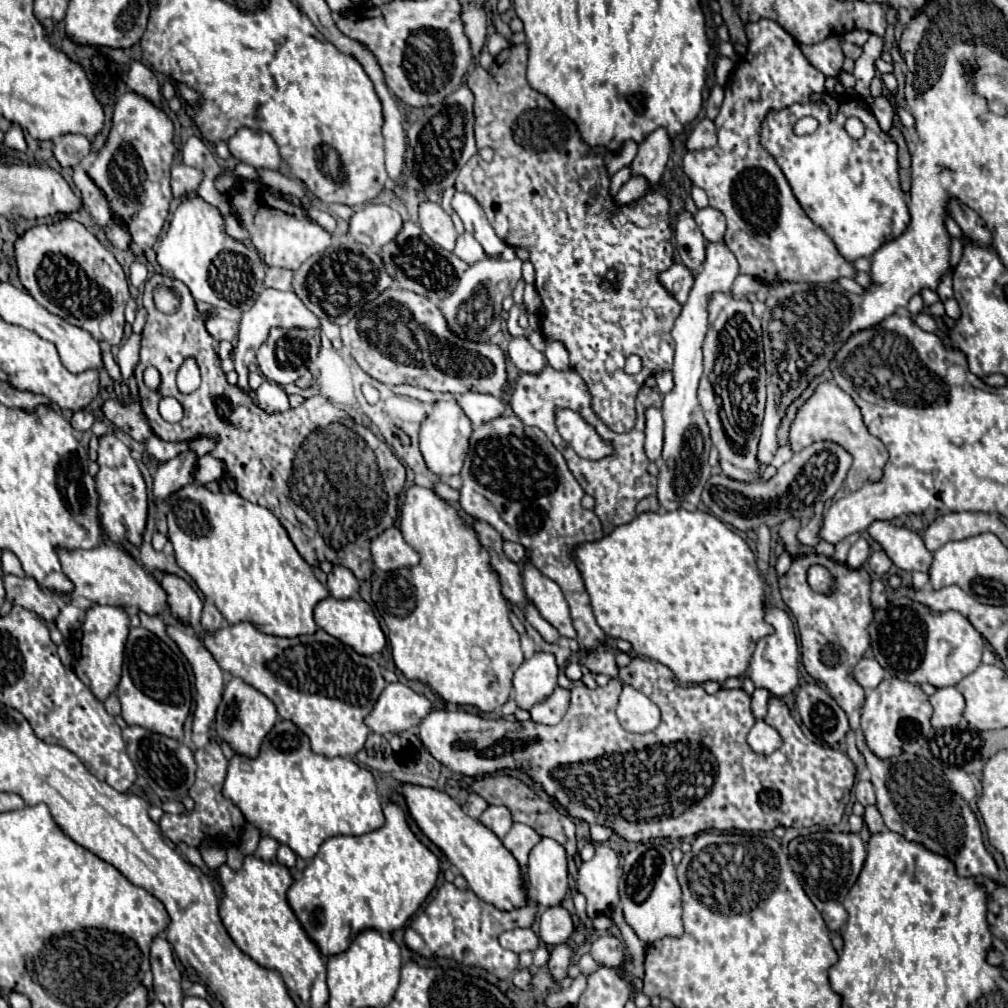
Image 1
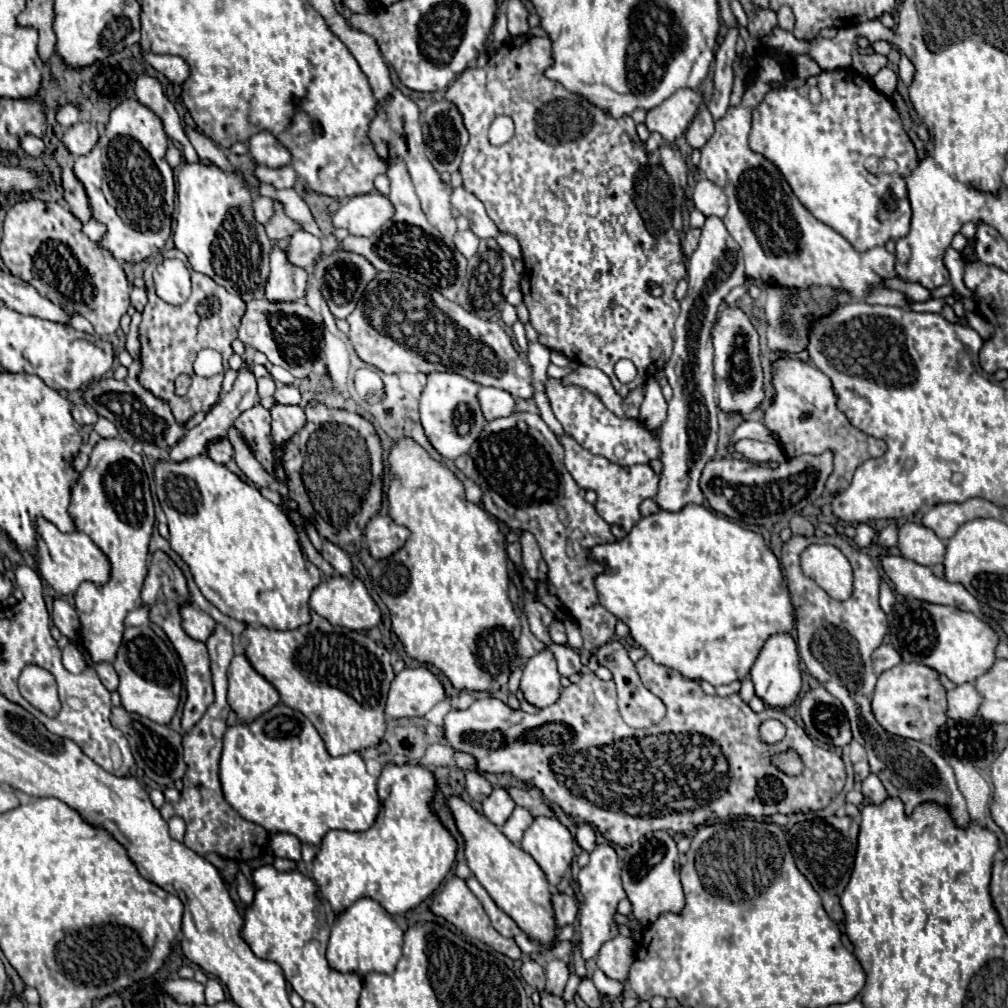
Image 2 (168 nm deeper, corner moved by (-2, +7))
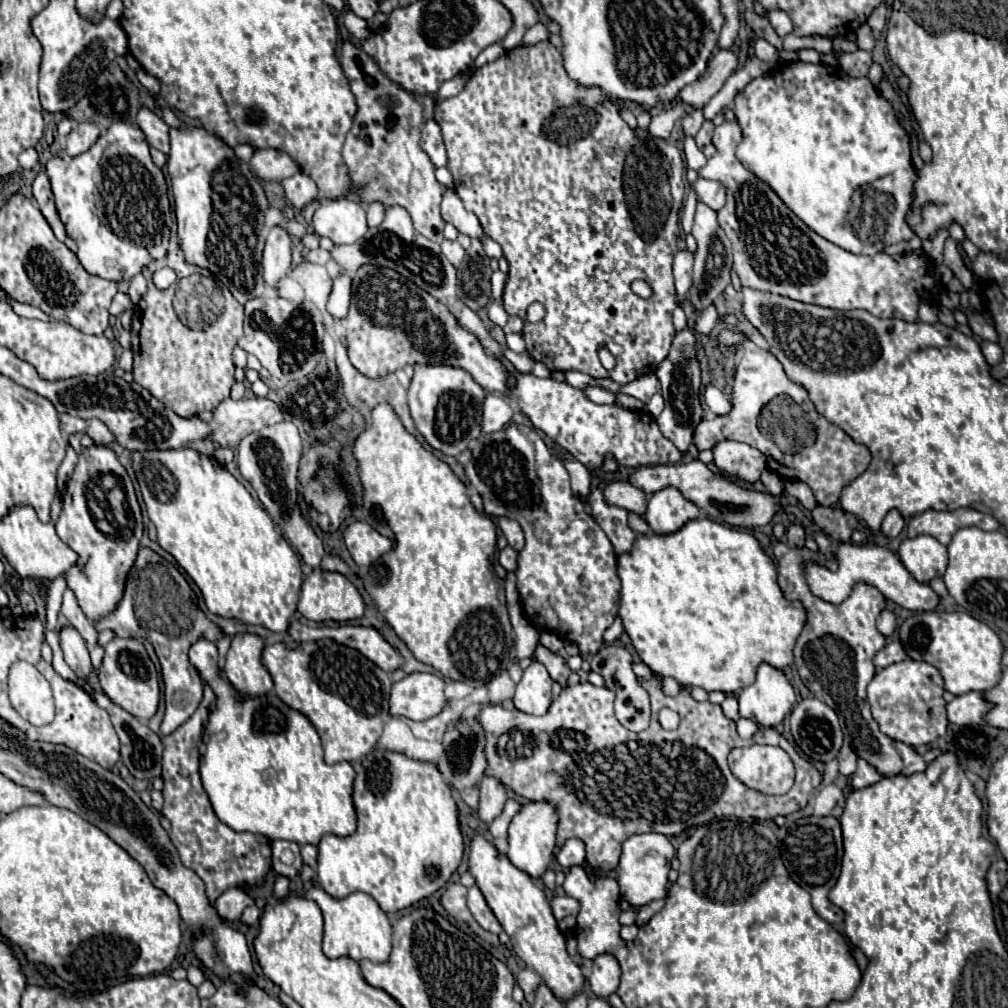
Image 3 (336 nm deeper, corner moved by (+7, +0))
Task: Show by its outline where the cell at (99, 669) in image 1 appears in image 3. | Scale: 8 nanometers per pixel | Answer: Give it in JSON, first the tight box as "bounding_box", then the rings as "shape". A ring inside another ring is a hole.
{"bounding_box":[57,445,143,621],"shape":[[[103,445],[79,453],[79,463],[63,495],[63,511],[57,535],[79,559],[67,571],[67,585],[75,591],[83,613],[93,621],[109,615],[121,601],[127,573],[131,571],[143,535],[141,509],[125,467],[117,455]]]}

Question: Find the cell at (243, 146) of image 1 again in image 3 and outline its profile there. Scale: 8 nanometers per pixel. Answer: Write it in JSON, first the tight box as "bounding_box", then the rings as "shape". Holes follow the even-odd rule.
{"bounding_box":[251,149,299,181],"shape":[[[255,149],[251,159],[253,173],[263,181],[283,181],[295,171],[299,171],[299,165],[283,151],[277,149]]]}

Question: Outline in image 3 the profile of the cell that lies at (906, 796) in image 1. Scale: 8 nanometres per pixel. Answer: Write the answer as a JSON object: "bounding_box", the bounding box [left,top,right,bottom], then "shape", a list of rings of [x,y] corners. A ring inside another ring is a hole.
{"bounding_box":[773,541,927,775],"shape":[[[781,541],[775,545],[773,553],[777,559],[779,587],[783,595],[787,599],[799,599],[807,609],[807,623],[795,645],[795,665],[803,683],[815,693],[817,699],[821,699],[833,711],[837,711],[841,727],[849,737],[855,753],[867,759],[881,775],[911,775],[917,771],[925,771],[927,763],[919,753],[915,753],[909,745],[895,741],[879,731],[879,725],[871,717],[867,703],[865,689],[875,675],[873,657],[877,651],[885,647],[885,637],[875,627],[877,615],[885,609],[885,597],[875,587],[857,583],[853,587],[853,593],[843,603],[827,603],[809,591],[803,565],[811,561],[835,571],[835,561],[827,561],[823,553],[813,553],[809,549],[793,549]]]}

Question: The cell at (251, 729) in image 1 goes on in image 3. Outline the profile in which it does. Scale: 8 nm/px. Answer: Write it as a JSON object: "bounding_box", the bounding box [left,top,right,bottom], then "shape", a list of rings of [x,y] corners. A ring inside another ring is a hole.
{"bounding_box":[225,633,273,697],"shape":[[[237,633],[231,641],[231,649],[229,649],[227,661],[225,661],[225,675],[243,697],[265,695],[267,691],[273,689],[273,679],[261,661],[263,647],[265,647],[265,639],[259,635],[253,635],[253,633]]]}

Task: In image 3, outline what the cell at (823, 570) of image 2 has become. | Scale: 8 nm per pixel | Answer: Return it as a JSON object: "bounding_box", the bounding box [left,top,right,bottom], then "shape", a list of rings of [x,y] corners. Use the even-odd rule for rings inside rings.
{"bounding_box":[805,543,939,611],"shape":[[[839,543],[839,569],[837,571],[827,571],[827,569],[821,569],[819,565],[805,565],[805,575],[807,575],[807,583],[811,591],[817,597],[833,605],[839,605],[841,601],[845,601],[855,583],[873,585],[885,595],[885,599],[891,599],[897,605],[911,609],[911,611],[933,611],[939,603],[939,597],[935,595],[935,591],[929,585],[915,581],[893,551],[885,547],[877,547],[877,545],[865,547],[865,545],[855,545],[855,543]]]}

